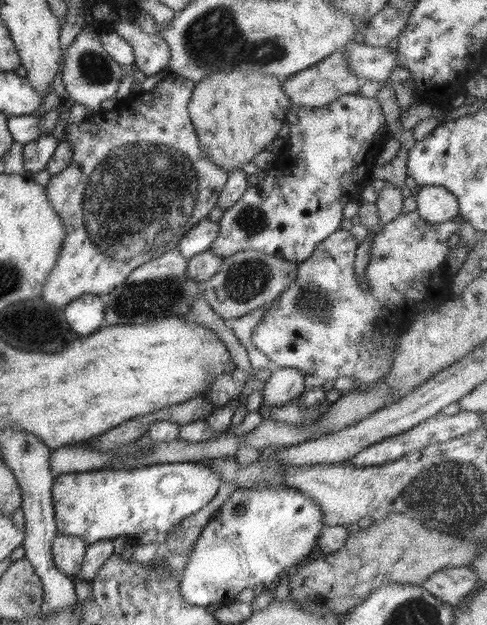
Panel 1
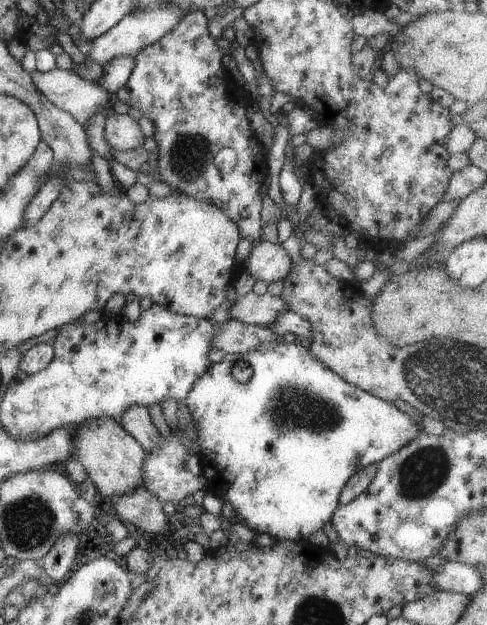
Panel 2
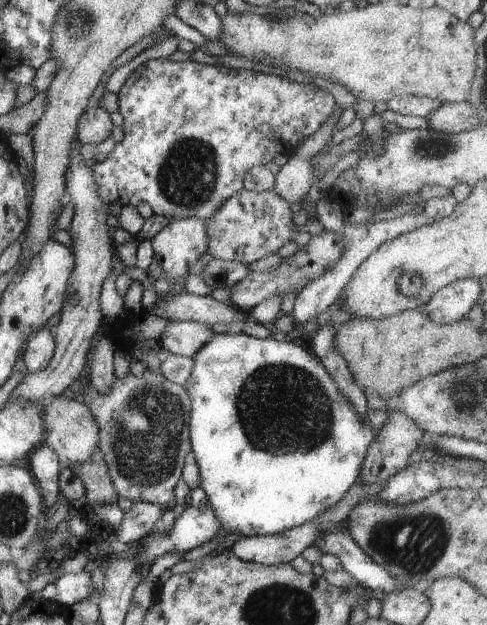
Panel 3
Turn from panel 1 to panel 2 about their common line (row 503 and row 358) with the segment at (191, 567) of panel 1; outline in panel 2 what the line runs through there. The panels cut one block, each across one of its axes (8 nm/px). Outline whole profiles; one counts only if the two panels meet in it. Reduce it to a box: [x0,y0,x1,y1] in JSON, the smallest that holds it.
[184,340,422,544]

